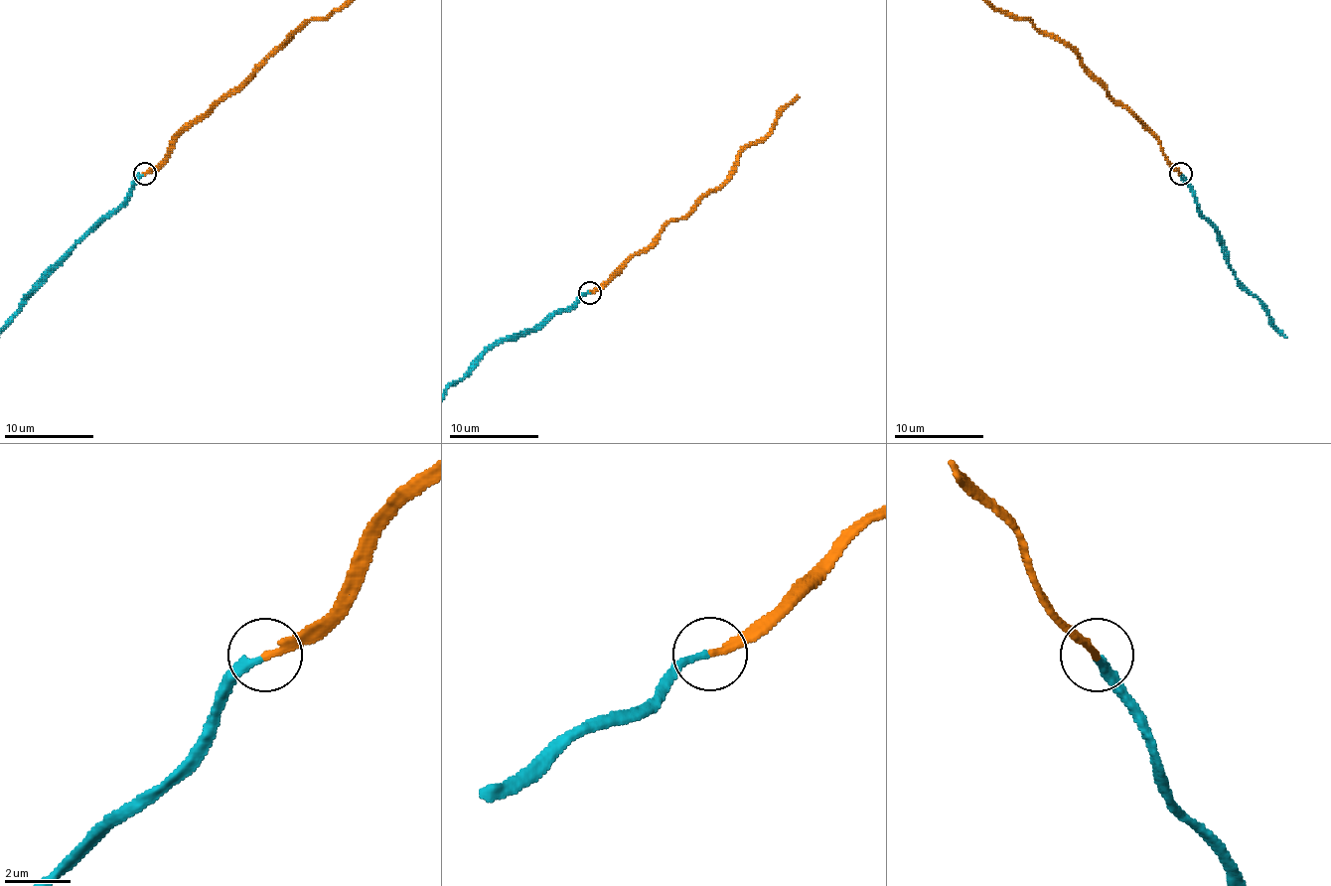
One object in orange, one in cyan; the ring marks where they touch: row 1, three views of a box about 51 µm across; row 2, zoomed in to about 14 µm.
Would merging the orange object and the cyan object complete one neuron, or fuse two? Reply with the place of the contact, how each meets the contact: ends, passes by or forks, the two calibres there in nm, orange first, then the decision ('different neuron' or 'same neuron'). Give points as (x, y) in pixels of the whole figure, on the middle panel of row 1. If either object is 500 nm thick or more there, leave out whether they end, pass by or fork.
(589, 292) | orange ends | cyan ends | 220/240 nm | same neuron

